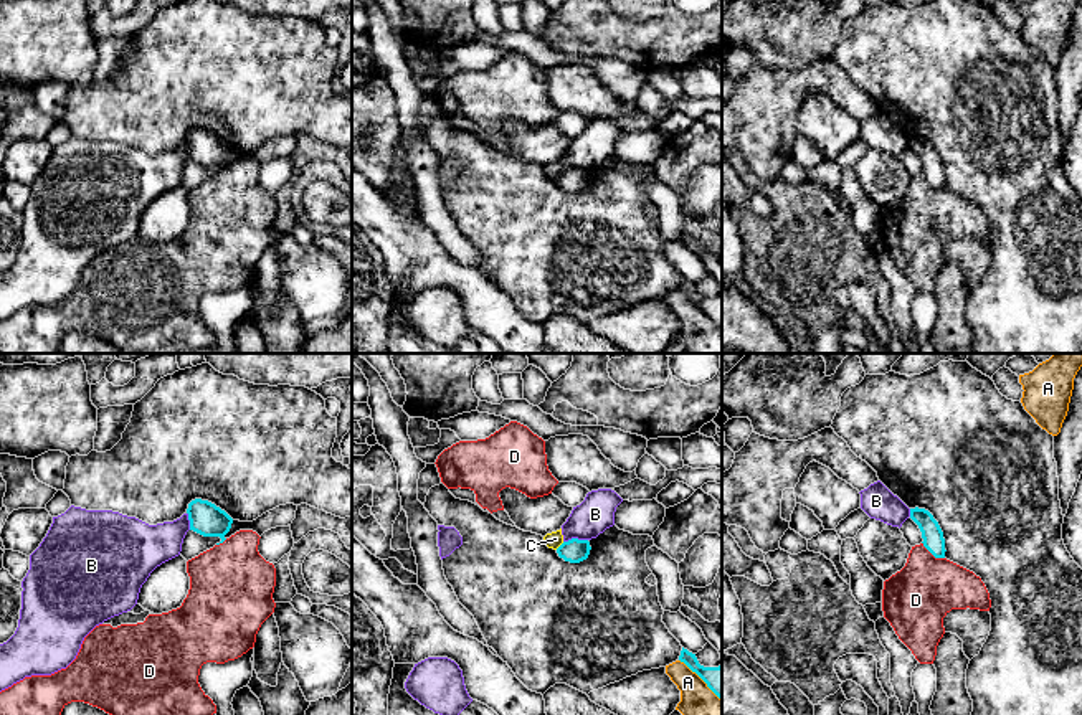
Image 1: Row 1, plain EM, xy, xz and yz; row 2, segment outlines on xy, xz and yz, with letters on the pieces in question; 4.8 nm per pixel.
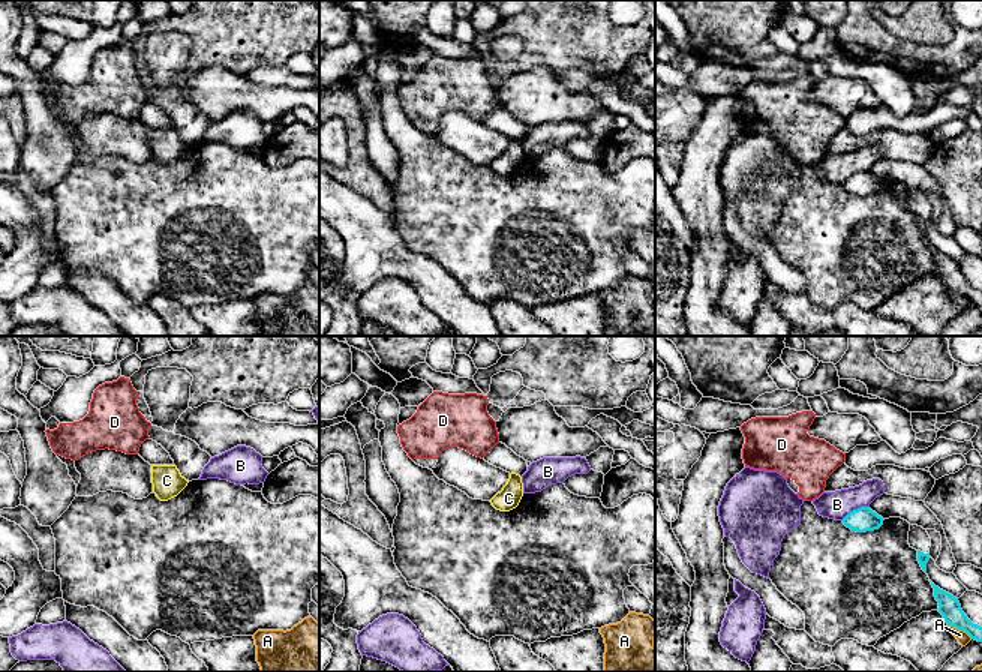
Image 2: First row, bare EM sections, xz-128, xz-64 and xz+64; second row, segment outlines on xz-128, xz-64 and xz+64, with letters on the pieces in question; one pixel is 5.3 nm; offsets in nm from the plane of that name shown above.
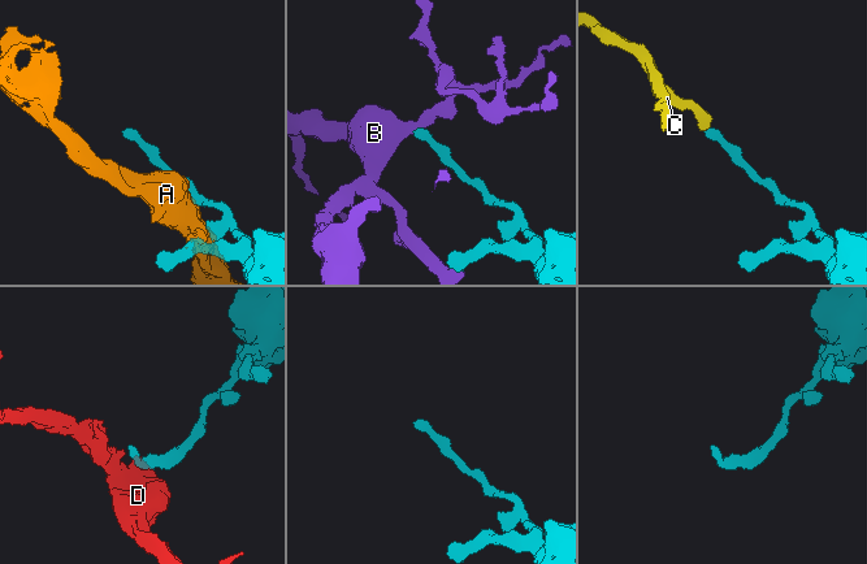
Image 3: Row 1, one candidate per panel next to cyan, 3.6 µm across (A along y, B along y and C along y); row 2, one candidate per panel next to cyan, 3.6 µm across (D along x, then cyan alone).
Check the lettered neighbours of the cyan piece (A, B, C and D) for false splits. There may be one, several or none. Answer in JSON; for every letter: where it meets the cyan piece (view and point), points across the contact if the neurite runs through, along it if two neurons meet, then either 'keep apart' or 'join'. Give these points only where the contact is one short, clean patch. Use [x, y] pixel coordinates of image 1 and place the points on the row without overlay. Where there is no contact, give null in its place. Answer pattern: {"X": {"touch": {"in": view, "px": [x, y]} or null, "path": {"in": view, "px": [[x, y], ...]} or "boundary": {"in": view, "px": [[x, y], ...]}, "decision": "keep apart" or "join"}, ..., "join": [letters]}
{"A": {"touch": {"in": "xz", "px": [701, 307]}, "decision": "keep apart"}, "B": {"touch": {"in": "xz", "px": [575, 169]}, "decision": "keep apart"}, "C": {"touch": {"in": "xz", "px": [560, 175]}, "boundary": {"in": "xz", "px": [[564, 172], [555, 179]]}, "decision": "keep apart"}, "D": {"touch": {"in": "yz", "px": [932, 184]}, "decision": "keep apart"}, "join": []}

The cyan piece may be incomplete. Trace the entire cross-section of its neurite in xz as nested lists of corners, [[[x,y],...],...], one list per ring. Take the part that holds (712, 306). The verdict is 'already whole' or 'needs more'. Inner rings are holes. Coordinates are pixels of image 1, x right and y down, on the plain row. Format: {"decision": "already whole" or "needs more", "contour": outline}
{"decision": "already whole", "contour": [[[682,277],[679,291],[684,292],[692,302],[695,302],[707,317],[722,330],[722,296],[704,297],[699,294],[695,284]]]}

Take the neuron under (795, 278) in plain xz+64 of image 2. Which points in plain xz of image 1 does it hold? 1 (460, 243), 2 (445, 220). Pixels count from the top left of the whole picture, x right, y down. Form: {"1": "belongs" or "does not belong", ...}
{"1": "belongs", "2": "belongs"}

